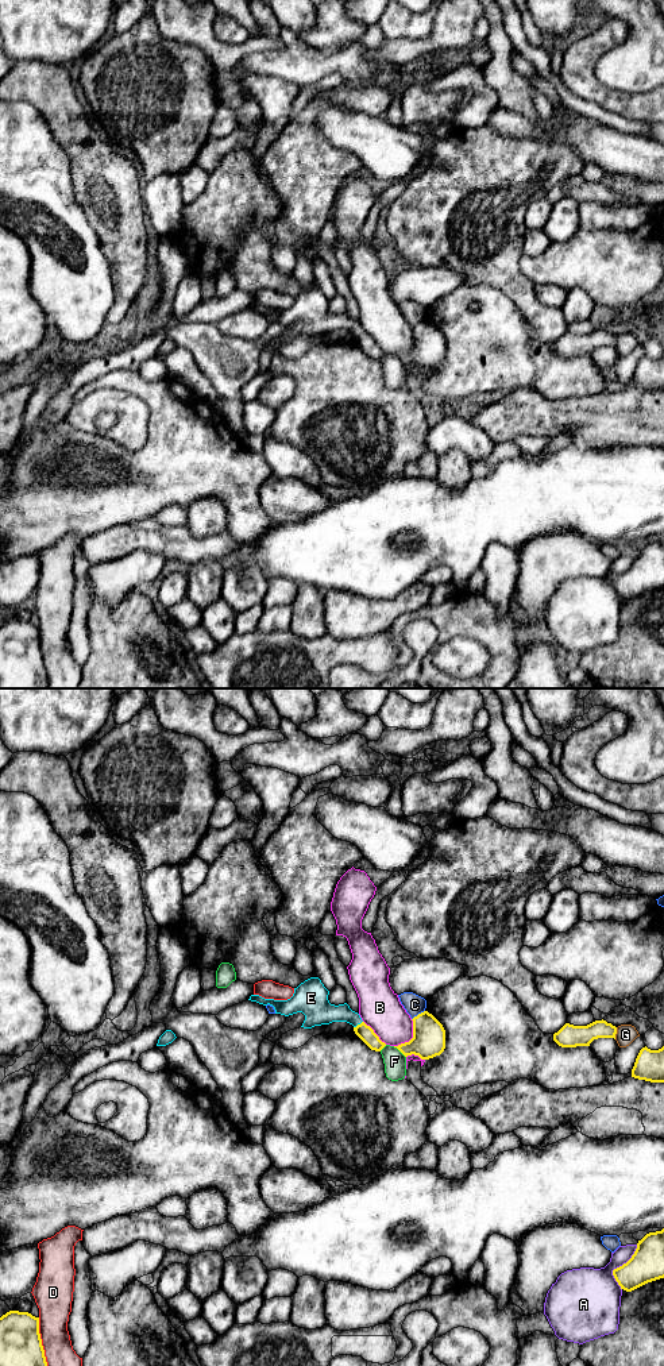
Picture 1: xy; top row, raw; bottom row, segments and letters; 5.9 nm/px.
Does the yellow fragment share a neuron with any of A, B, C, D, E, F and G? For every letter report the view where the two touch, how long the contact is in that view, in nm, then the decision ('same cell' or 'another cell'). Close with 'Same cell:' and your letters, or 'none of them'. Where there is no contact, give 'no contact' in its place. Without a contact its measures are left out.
A: contact in xy; length 280 nm; another cell
B: contact in xy; length 200 nm; another cell
C: contact in xy; length 100 nm; another cell
D: contact in xy; length 380 nm; another cell
E: contact in xy; length 70 nm; same cell
F: contact in xy; length 100 nm; another cell
G: contact in xy; length 70 nm; another cell
Same cell: E

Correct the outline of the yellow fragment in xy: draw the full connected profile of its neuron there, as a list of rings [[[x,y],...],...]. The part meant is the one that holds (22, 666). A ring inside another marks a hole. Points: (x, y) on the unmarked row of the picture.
[[[19,620],[0,626],[0,688],[49,688],[39,626]]]

